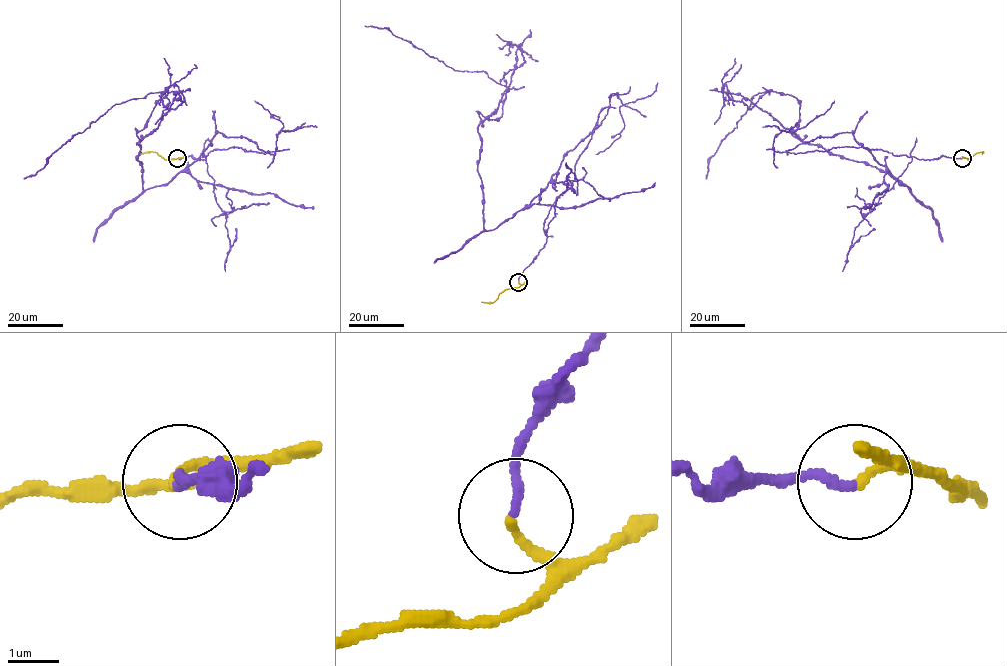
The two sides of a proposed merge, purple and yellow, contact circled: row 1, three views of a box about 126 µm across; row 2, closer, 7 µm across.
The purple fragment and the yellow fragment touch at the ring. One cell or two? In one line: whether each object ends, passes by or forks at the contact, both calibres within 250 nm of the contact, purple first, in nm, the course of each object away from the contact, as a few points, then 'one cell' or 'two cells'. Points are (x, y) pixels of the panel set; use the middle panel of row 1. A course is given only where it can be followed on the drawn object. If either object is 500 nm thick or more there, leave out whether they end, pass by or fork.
purple ends; yellow ends; calibres 170 and 200 nm; course purple (518, 282), (608, 108), (527, 205), (484, 230), (478, 112), (498, 119), (507, 87), (364, 26); course yellow (518, 282), (518, 287), (505, 289), (493, 302), (481, 302); two cells

